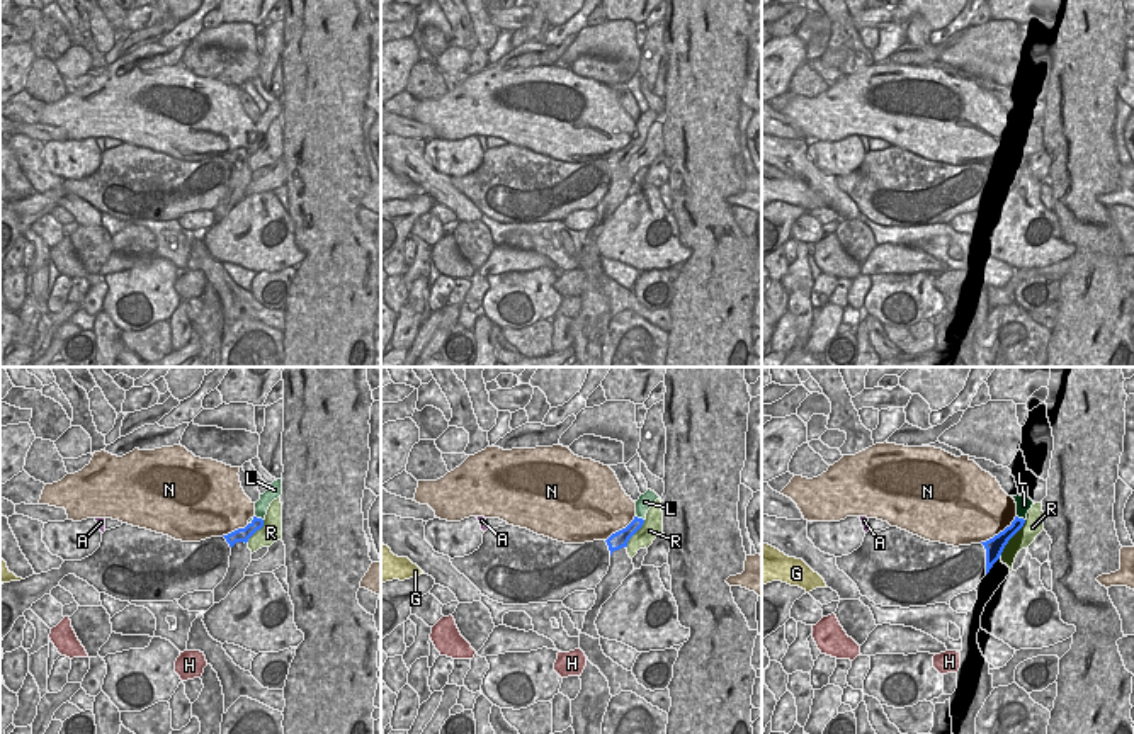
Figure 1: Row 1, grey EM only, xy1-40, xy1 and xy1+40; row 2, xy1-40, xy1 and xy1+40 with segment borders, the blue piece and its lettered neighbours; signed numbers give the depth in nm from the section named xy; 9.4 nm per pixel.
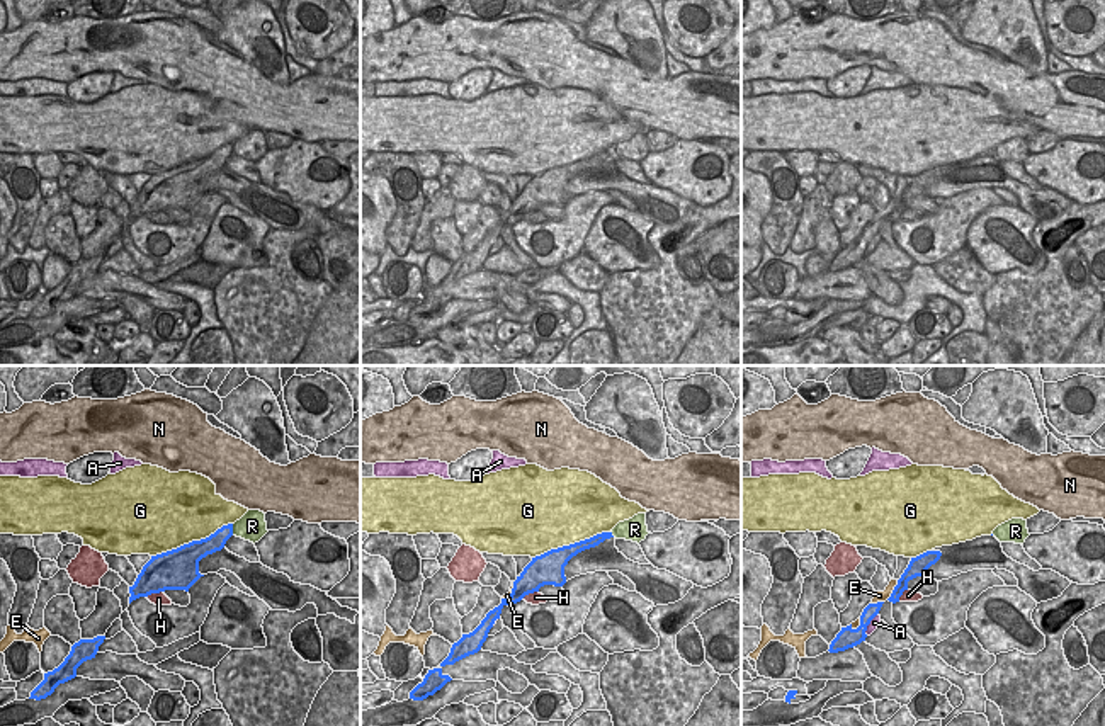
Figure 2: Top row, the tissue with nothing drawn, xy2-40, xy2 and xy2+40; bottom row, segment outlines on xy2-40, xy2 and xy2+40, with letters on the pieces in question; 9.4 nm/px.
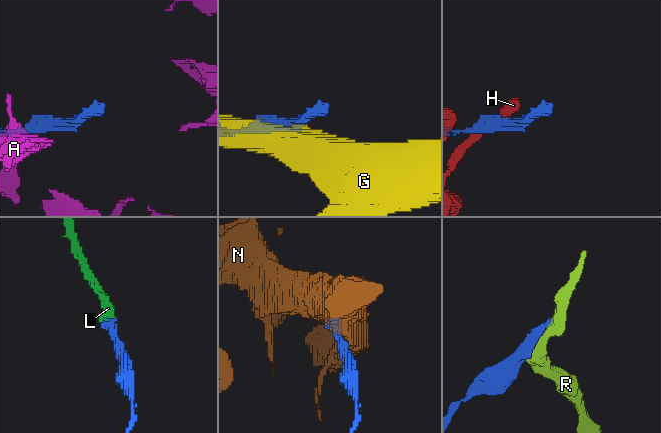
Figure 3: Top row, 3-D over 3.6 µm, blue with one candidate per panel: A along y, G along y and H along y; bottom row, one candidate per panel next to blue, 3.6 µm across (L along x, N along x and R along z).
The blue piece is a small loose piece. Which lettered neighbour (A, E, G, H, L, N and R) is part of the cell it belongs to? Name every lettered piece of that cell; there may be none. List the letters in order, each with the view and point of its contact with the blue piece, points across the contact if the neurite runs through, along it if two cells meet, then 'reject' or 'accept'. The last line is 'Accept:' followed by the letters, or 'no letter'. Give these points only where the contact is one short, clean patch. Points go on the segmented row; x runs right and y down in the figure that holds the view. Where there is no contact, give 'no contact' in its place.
A: meets blue in xy2+40 at (869, 623); border along xy2+40 (878, 612), (866, 635); reject
E: meets blue in xy2+40 at (893, 590); reject
G: meets blue in xy2-40 at (192, 541); reject
H: meets blue in xy2 at (529, 592); border along xy2 (538, 590), (521, 599); reject
L: meets blue in xy1-40 at (255, 517); runs through xy1-40 (242, 534), (255, 517), (262, 505); accept
N: meets blue in xy1+40 at (1000, 532); reject
R: meets blue in xy1+40 at (1012, 536); reject
Accept: L

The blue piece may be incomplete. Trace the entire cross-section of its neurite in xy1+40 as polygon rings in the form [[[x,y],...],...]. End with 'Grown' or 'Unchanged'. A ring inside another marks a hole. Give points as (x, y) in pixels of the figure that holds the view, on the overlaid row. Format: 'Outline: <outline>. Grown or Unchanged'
Outline: [[[1020,494],[1012,496],[1017,503],[1017,517],[1010,527],[995,535],[993,539],[981,542],[986,549],[986,574],[993,567],[993,564],[1000,559],[1008,540],[1023,527],[1027,520],[1029,510],[1035,505],[1030,498],[1023,498]]]. Grown

